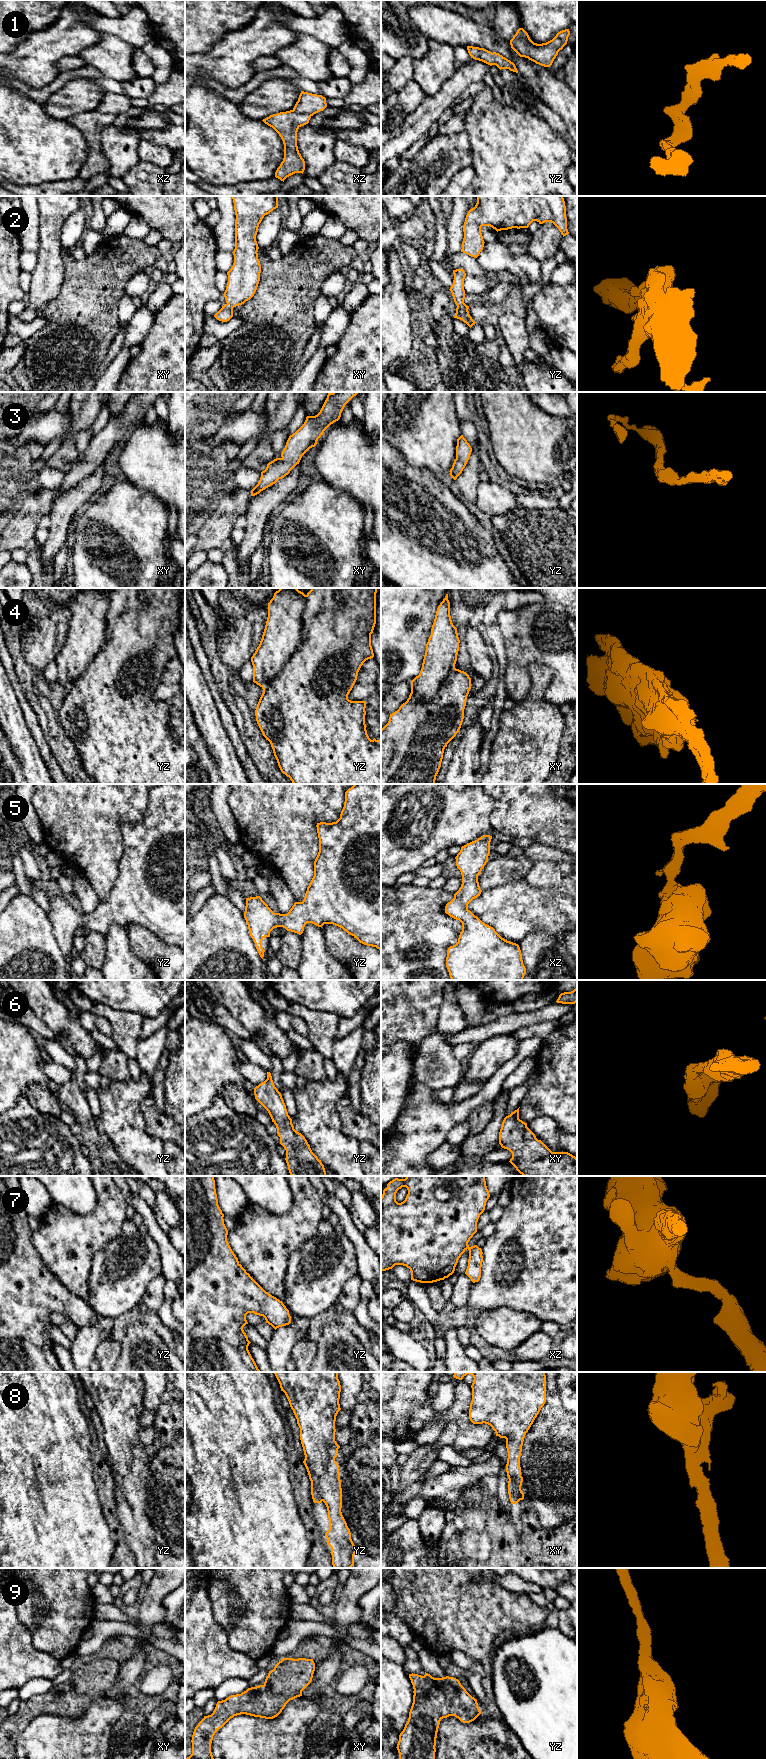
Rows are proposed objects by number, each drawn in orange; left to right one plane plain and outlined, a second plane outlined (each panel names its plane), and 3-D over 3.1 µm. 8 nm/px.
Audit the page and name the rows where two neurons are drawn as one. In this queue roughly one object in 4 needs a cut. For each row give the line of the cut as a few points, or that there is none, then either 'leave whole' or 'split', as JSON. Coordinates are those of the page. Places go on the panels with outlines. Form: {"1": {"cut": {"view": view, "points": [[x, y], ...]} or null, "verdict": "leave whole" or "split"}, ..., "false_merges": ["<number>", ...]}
{"1": {"cut": null, "verdict": "leave whole"}, "2": {"cut": null, "verdict": "leave whole"}, "3": {"cut": null, "verdict": "leave whole"}, "4": {"cut": {"view": "yz", "points": [[306, 595], [301, 640], [283, 668], [263, 690]]}, "verdict": "split"}, "5": {"cut": null, "verdict": "leave whole"}, "6": {"cut": null, "verdict": "leave whole"}, "7": {"cut": null, "verdict": "leave whole"}, "8": {"cut": null, "verdict": "leave whole"}, "9": {"cut": null, "verdict": "leave whole"}, "false_merges": ["4"]}

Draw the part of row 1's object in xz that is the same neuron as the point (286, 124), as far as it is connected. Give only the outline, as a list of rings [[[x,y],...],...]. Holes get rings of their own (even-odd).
[[[301,91],[298,101],[290,111],[270,115],[262,121],[272,127],[284,144],[284,158],[275,172],[275,177],[284,180],[305,170],[305,161],[297,146],[297,132],[301,126],[309,123],[310,118],[327,107],[322,95]]]

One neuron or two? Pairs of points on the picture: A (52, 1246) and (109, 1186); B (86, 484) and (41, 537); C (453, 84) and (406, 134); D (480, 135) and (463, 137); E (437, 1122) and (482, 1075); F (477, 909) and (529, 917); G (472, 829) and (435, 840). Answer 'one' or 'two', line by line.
A: one
B: two
C: one
D: two
E: two
F: one
G: one

